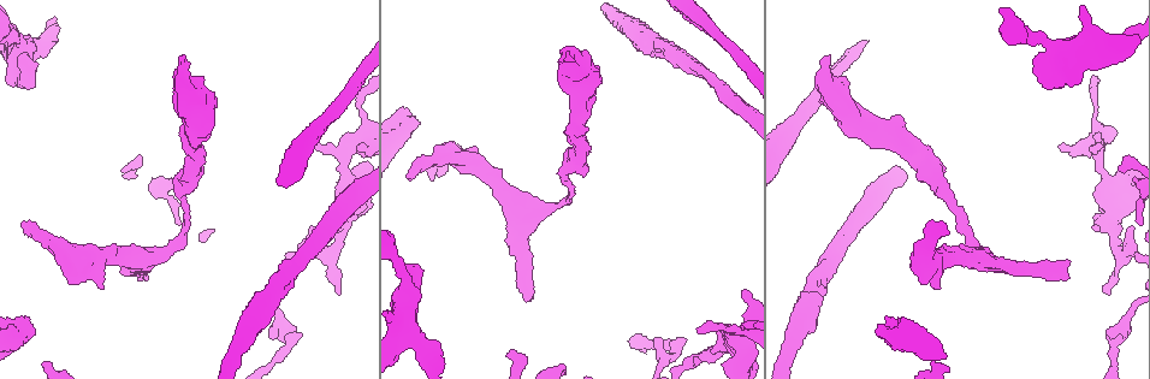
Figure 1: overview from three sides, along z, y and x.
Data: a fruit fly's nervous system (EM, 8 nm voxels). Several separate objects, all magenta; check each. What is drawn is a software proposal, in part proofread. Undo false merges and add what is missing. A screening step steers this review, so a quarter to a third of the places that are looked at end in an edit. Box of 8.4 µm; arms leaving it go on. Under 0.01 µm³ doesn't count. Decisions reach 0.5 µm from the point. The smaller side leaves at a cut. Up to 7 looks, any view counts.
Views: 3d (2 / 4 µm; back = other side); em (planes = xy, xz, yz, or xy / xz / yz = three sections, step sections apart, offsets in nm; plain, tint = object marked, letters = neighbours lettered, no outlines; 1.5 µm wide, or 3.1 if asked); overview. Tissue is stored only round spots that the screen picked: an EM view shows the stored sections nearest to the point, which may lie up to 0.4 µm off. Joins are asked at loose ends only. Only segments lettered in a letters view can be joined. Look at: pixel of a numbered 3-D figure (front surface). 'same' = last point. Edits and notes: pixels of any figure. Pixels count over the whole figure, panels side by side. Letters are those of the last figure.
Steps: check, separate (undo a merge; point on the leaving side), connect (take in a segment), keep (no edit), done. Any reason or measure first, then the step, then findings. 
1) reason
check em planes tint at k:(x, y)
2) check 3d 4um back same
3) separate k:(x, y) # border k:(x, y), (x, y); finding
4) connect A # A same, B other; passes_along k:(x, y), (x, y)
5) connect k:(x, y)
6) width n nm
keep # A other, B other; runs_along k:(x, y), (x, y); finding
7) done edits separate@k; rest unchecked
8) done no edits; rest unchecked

abrupt turn
check 3d 4um back at 1:(1118, 337)

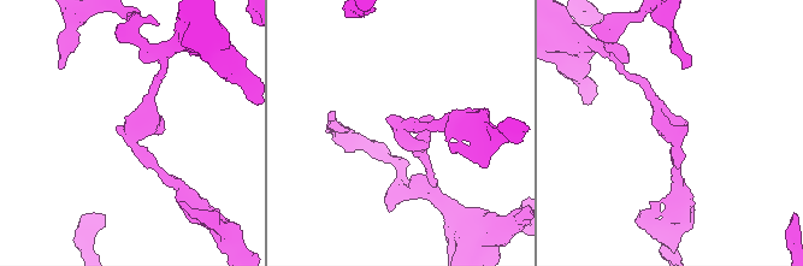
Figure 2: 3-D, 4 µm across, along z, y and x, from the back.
check em planes letters at 2:(671, 134)

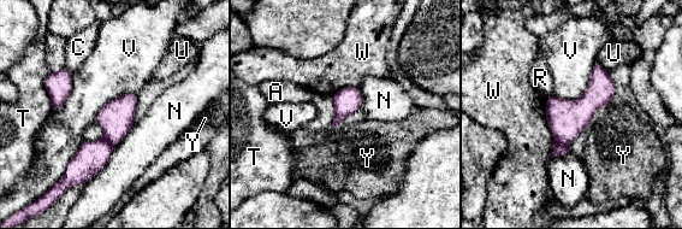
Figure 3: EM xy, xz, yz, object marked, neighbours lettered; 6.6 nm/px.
width 180 nm
separate 3:(558, 150) # A other, C other, N other, R other, T other, U other, V other, W other, Y other; border 3:(555, 142), (569, 146); two cells meet here

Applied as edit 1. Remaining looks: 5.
check overview

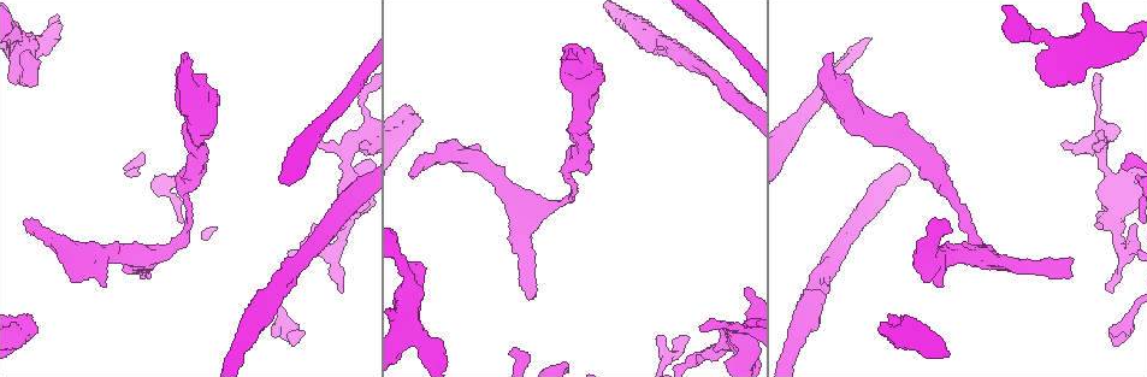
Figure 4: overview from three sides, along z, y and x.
branch stops here
check em planes letters at 4:(1068, 277)

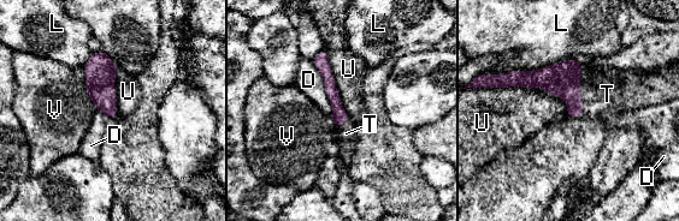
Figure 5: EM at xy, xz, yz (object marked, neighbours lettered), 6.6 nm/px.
connect T # D other, L other, T same, U other, V other; passes_along 5:(561, 79), (582, 103), (607, 94); it goes on there

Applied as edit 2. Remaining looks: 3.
branch stops here
check 3d 4um at 4:(940, 286)

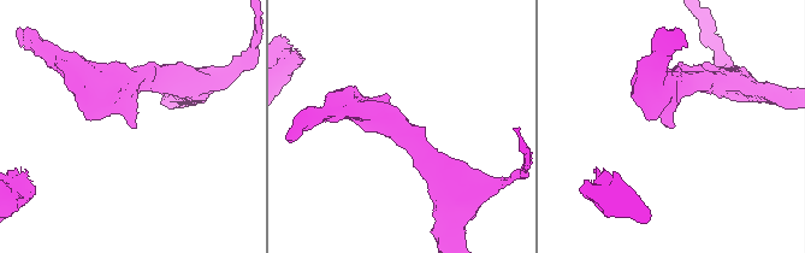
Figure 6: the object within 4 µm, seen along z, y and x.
need the tissue
check em planes plain at 6:(132, 128)

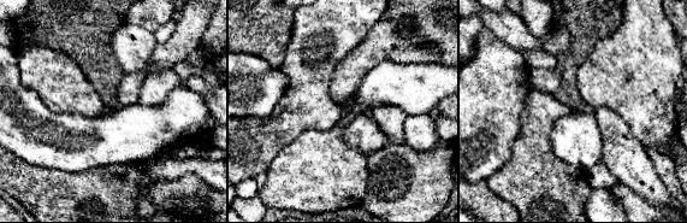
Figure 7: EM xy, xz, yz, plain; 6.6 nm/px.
see the neighbours
check em planes letters same

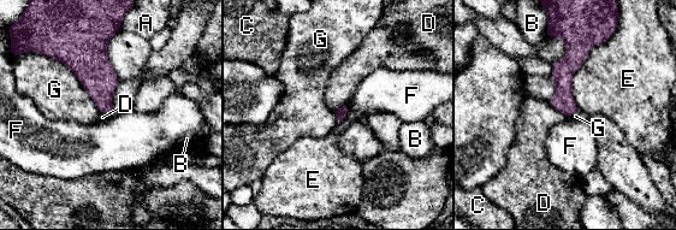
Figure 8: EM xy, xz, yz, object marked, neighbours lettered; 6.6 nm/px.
keep # A other, B other, C other, D other, E other, F other, G other; runs_along 8:(575, 42), (568, 113); no lettered segment goes on from it

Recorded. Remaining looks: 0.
done edits separate@3, connect@5; rest unchecked

